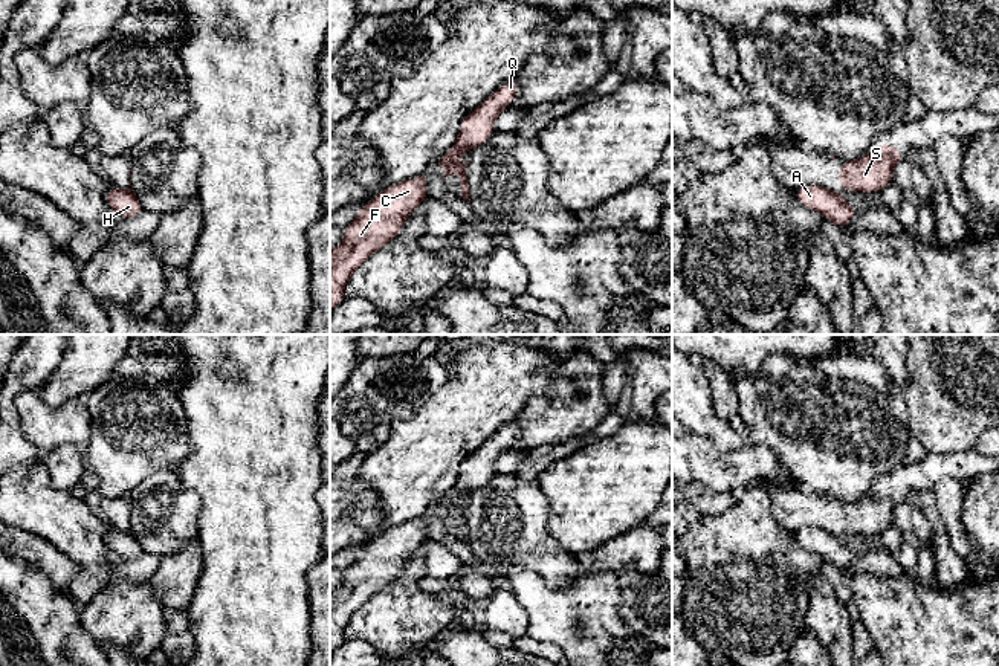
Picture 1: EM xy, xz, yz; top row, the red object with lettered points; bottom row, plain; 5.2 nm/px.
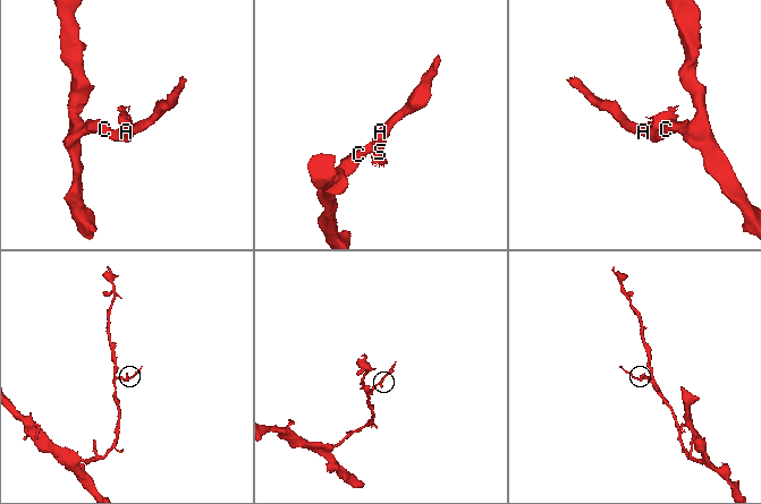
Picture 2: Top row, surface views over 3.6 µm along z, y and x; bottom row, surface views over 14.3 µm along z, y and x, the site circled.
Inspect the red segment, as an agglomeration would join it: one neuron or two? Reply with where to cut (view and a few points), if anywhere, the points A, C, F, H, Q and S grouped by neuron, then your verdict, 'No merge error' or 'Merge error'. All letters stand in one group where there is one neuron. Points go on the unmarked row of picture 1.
Split along xz (455, 506), (452, 512). Groups: A C F H Q / S. Merge error

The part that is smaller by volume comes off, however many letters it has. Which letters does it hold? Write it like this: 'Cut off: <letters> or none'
Cut off: S

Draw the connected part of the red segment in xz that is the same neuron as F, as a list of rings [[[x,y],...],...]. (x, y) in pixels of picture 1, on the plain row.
[[[428,515],[382,532],[360,548],[356,561],[344,570],[342,585],[330,591],[330,654],[345,640],[344,629],[353,614],[374,594],[391,584],[403,570],[406,558],[428,539]]]

